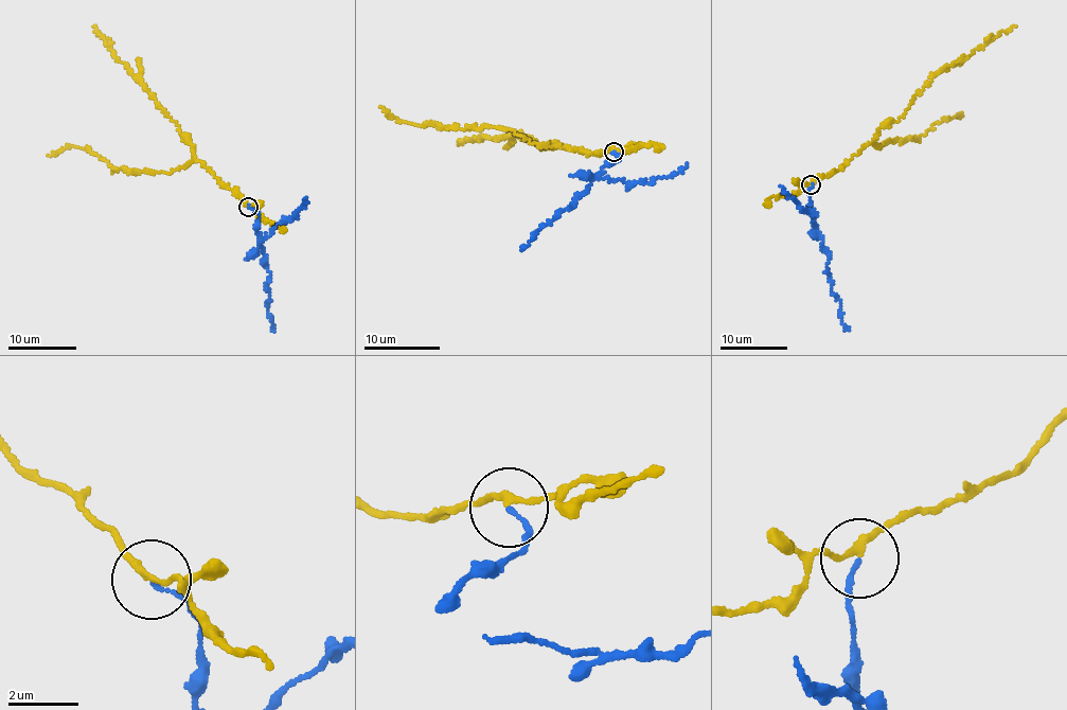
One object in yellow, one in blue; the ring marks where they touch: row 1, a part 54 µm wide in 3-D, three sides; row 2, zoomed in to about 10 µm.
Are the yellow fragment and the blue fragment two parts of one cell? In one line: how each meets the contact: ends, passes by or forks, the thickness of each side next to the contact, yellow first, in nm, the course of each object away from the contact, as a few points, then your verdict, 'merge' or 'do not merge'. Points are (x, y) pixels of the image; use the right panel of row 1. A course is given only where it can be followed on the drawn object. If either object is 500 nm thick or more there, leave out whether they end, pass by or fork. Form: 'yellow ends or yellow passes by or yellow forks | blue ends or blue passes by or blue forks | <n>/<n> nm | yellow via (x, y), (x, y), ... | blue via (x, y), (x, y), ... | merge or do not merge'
yellow passes by | blue ends | 160/110 nm | yellow via (812, 184), (843, 166), (870, 143), (881, 128), (903, 116), (934, 76), (1015, 25) | blue via (812, 184), (810, 210), (828, 256), (831, 294), (840, 302), (841, 319), (848, 330) | do not merge

